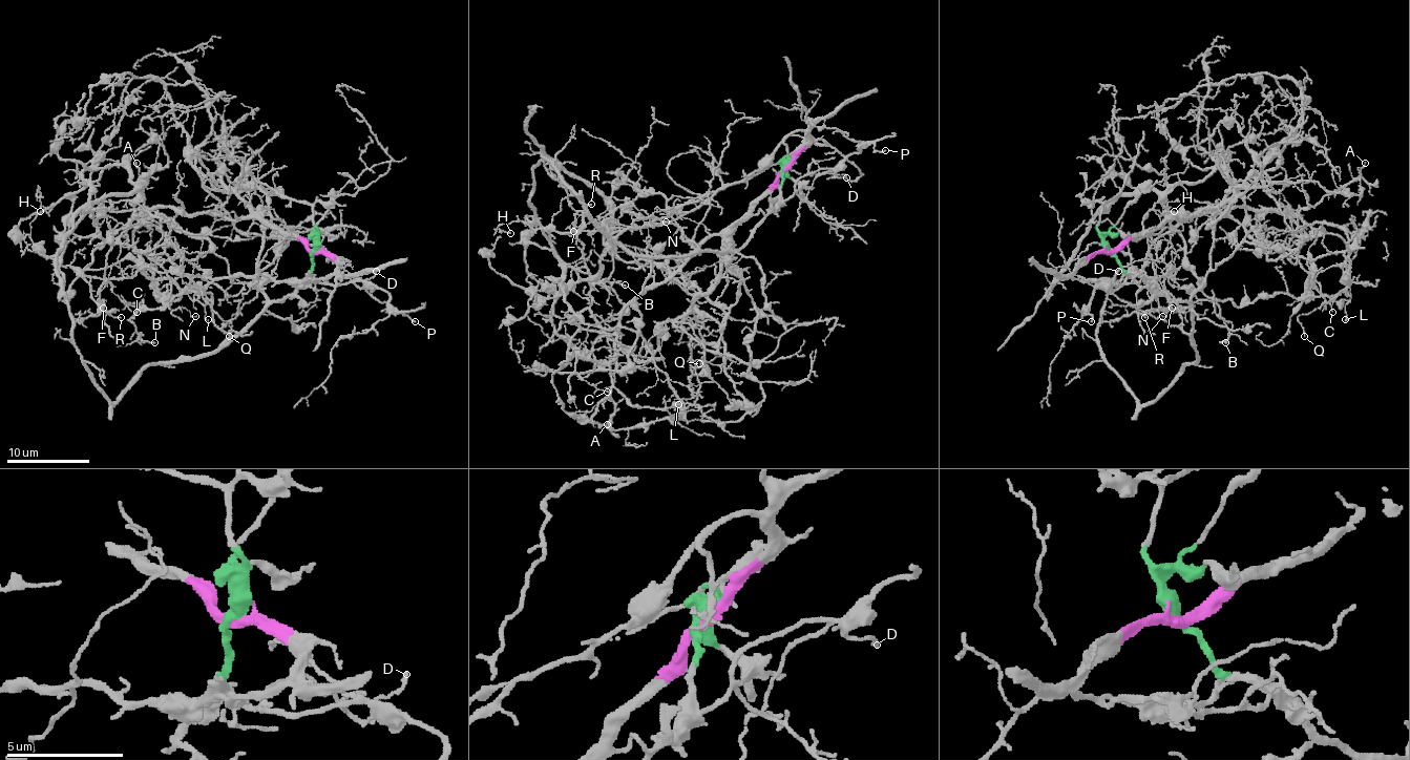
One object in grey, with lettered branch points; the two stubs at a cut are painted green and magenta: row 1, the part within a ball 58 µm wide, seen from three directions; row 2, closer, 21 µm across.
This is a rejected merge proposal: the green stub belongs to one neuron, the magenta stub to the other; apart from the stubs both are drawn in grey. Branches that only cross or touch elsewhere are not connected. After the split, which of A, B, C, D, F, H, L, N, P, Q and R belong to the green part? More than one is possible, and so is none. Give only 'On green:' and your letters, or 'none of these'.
On green: D, P, Q, R

